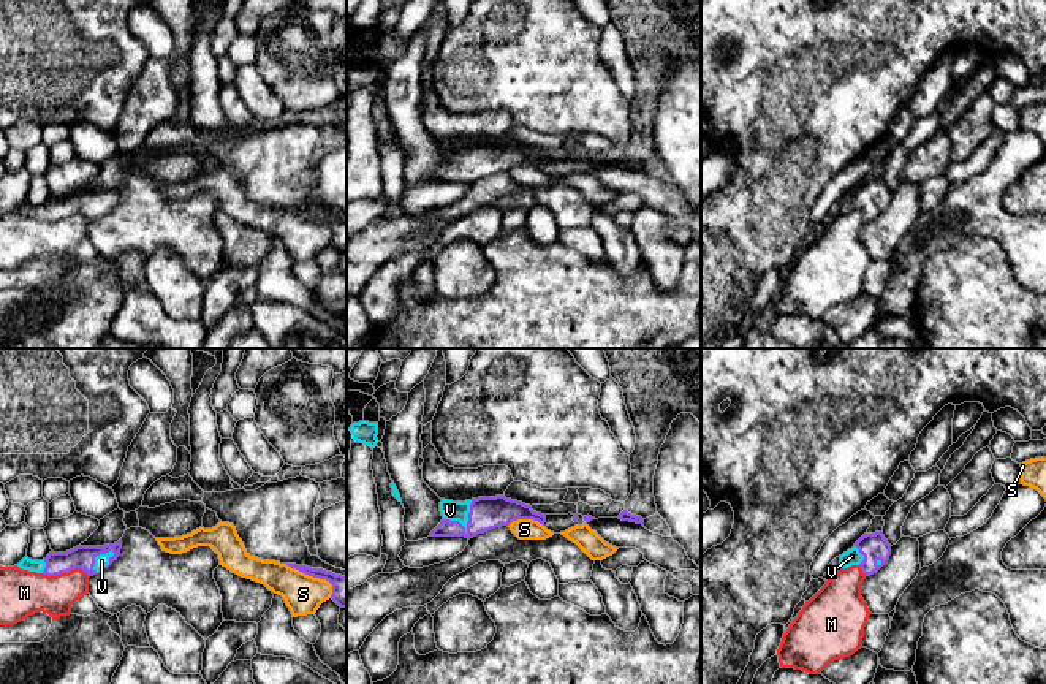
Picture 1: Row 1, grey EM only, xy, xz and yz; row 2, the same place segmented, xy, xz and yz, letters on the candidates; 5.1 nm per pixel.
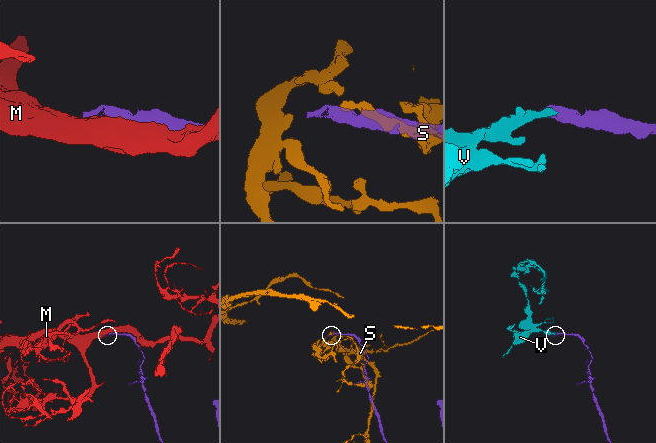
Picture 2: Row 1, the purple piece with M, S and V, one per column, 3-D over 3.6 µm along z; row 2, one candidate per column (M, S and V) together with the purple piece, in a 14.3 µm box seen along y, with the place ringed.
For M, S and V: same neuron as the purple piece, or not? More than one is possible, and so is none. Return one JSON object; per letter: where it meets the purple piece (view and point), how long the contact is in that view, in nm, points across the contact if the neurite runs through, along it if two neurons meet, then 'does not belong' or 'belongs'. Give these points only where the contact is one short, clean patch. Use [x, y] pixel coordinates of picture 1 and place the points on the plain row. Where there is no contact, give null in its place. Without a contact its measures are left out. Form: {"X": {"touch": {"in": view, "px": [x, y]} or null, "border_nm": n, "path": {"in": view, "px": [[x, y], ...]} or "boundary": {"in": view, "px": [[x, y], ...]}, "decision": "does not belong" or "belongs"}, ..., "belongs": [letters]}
{"M": {"touch": {"in": "xy", "px": [65, 217]}, "border_nm": 240, "decision": "does not belong"}, "S": {"touch": {"in": "xy", "px": [315, 222]}, "border_nm": 300, "decision": "does not belong"}, "V": {"touch": {"in": "xz", "px": [467, 170]}, "border_nm": 180, "decision": "belongs"}, "belongs": ["V"]}

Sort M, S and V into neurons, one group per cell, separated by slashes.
M / S / V

